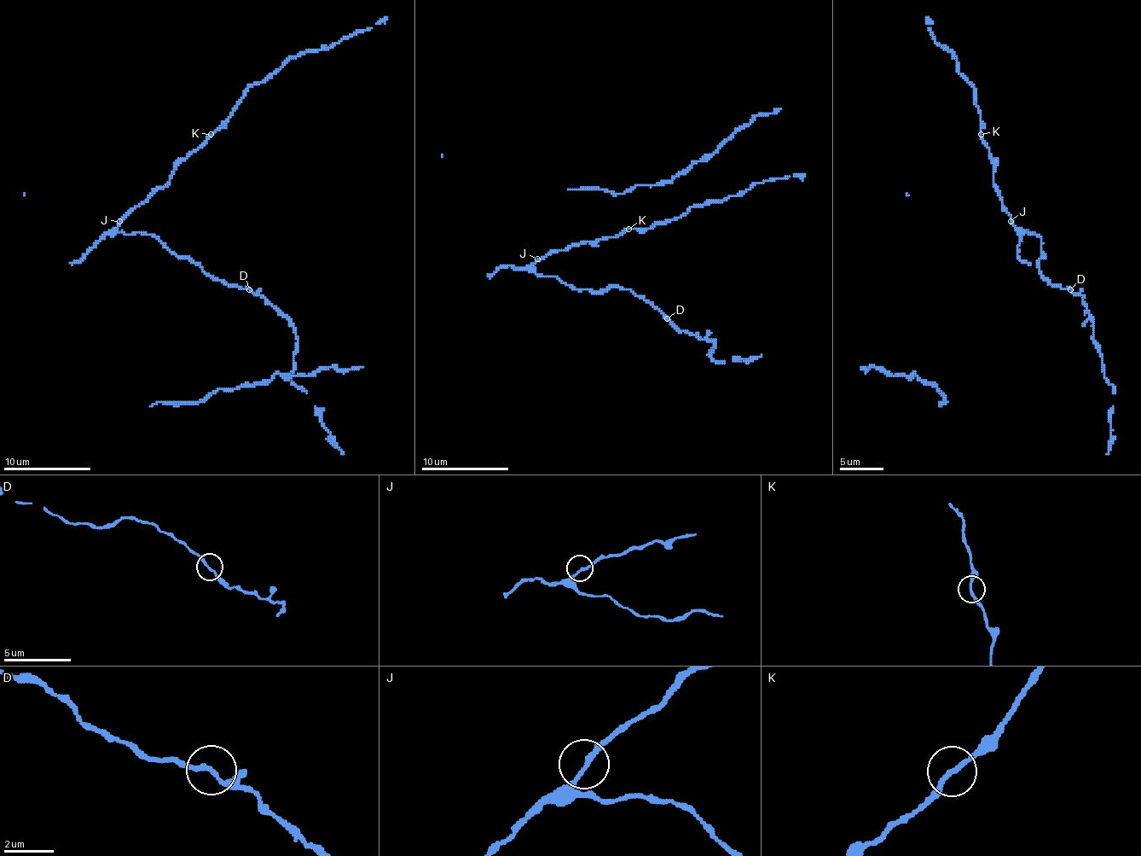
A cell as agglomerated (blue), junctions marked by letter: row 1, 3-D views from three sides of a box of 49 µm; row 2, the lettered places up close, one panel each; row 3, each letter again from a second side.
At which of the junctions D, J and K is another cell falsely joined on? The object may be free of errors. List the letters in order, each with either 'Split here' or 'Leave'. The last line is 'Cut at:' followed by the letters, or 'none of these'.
D: Leave
J: Leave
K: Leave
Cut at: none of these

